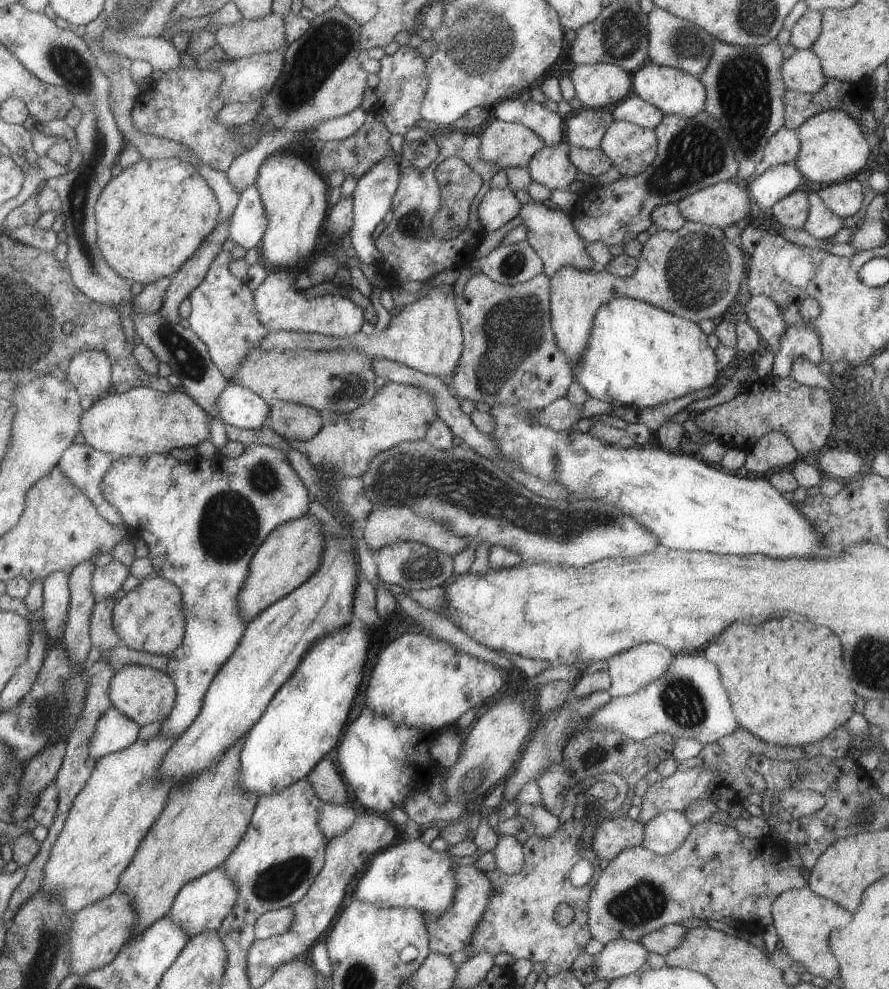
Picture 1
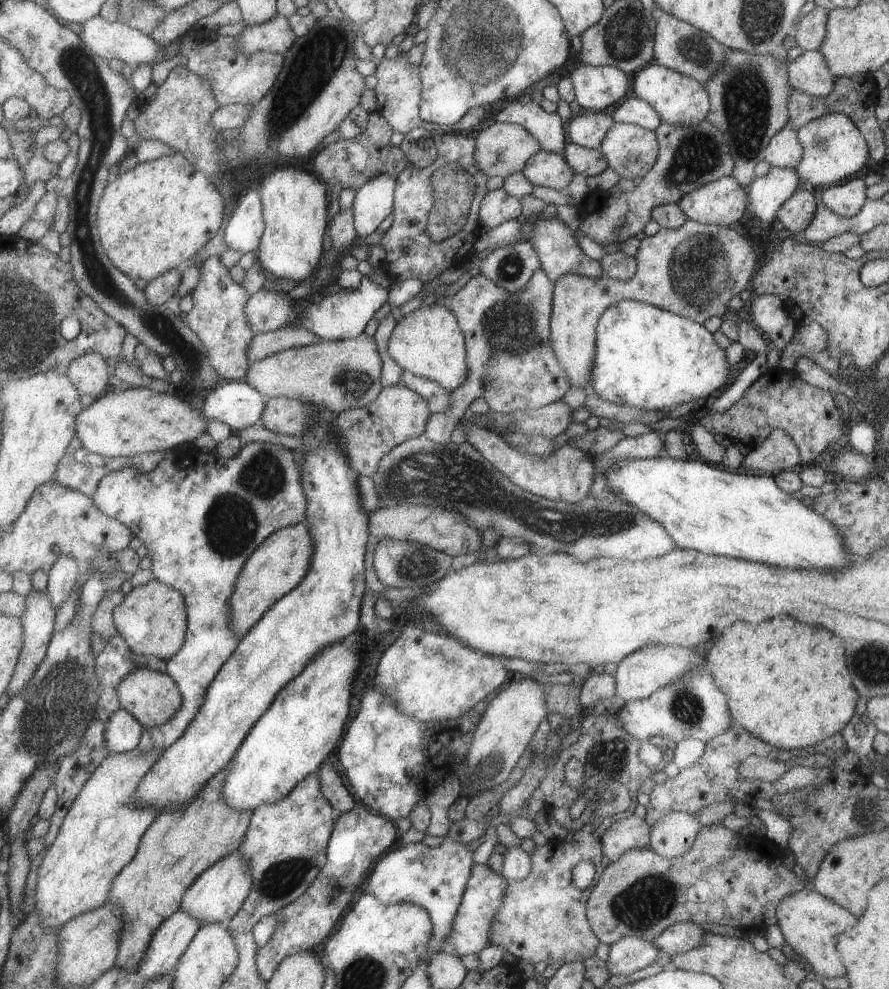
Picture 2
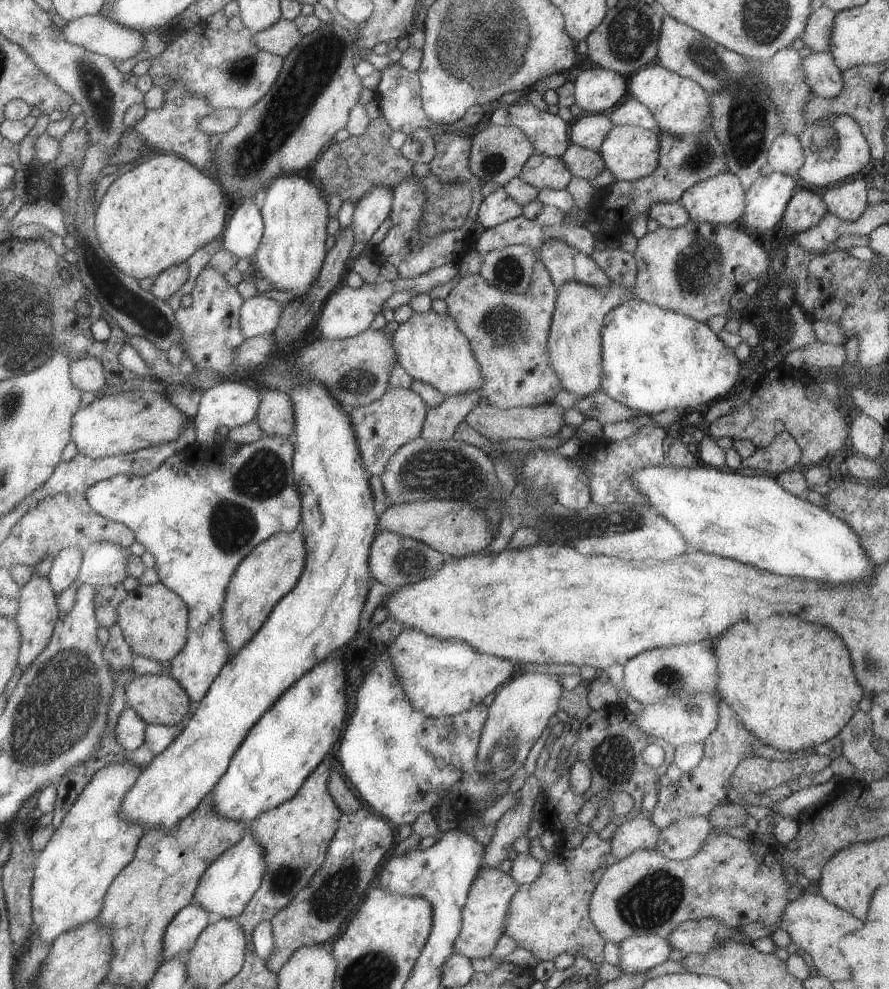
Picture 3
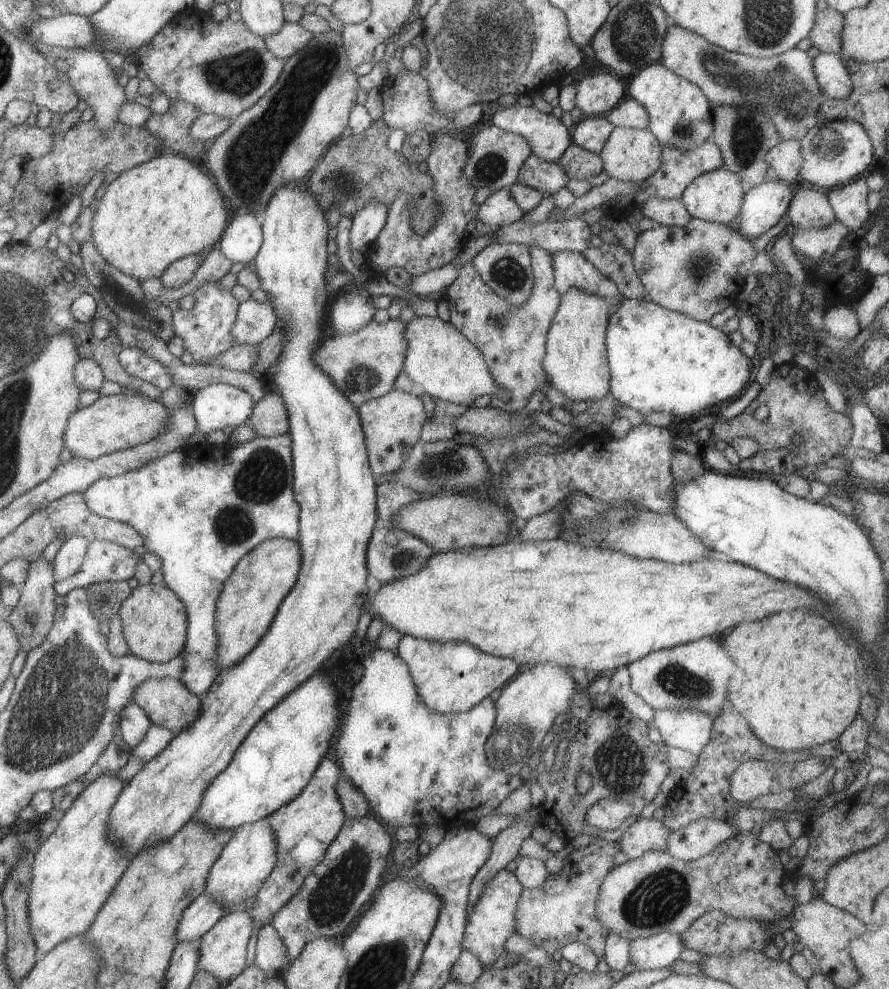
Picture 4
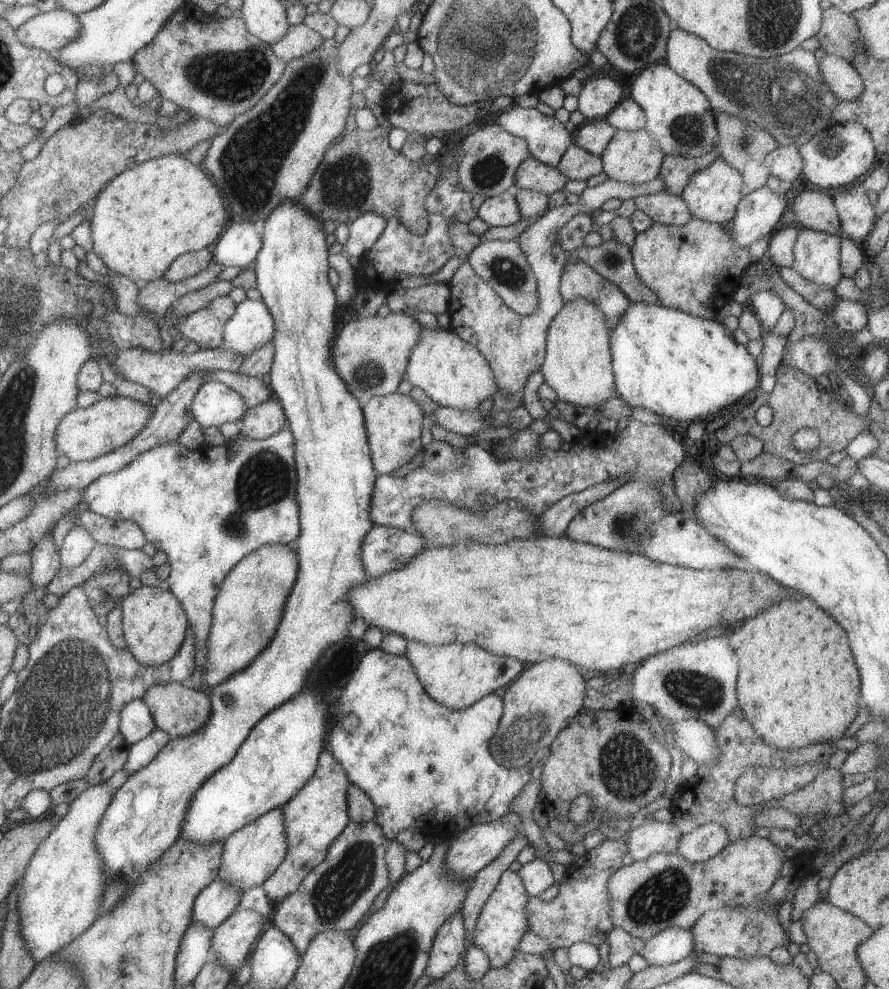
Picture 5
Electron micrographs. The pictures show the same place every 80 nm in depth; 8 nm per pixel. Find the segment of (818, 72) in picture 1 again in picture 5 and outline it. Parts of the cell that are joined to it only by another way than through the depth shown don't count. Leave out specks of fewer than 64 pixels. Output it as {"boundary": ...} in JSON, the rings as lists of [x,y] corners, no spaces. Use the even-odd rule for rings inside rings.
{"boundary":[[[825,55],[818,61],[823,84],[839,101],[851,102],[863,92],[863,80],[849,62],[835,55]]]}

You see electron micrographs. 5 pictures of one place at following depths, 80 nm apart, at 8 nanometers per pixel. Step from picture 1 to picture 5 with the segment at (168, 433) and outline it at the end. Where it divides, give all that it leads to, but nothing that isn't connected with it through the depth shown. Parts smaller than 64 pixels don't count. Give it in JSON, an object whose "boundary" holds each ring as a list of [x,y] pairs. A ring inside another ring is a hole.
{"boundary":[[[117,395],[112,398],[101,397],[92,406],[78,407],[61,416],[53,436],[55,452],[65,456],[69,462],[94,460],[129,443],[129,440],[145,426],[151,412],[154,412],[153,408],[137,400],[129,400]]]}

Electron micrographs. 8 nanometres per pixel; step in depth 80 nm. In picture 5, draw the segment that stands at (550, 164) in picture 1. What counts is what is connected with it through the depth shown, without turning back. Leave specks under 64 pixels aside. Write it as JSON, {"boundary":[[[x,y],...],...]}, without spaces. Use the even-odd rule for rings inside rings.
{"boundary":[[[528,155],[515,170],[513,189],[538,191],[553,194],[562,191],[567,179],[559,173],[557,166],[538,162]]]}

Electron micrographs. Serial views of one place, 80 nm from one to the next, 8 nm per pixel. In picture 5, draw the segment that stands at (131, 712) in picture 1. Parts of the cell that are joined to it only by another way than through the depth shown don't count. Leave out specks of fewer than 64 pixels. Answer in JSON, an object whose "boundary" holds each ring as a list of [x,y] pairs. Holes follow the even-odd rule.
{"boundary":[[[179,682],[149,686],[142,700],[153,718],[157,732],[163,732],[164,736],[169,738],[181,738],[195,733],[195,730],[199,730],[205,724],[205,720],[209,720],[211,716],[211,702],[206,691],[187,688]]]}

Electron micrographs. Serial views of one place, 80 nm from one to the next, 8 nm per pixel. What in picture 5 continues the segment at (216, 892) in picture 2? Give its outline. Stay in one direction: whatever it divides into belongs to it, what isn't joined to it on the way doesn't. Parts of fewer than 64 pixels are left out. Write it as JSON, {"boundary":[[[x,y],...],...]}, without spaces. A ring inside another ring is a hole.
{"boundary":[[[277,806],[265,812],[253,822],[229,834],[222,848],[221,864],[215,876],[216,880],[235,884],[243,891],[251,886],[261,885],[277,870],[287,854],[287,838],[285,838],[285,828],[283,828],[283,806]]]}

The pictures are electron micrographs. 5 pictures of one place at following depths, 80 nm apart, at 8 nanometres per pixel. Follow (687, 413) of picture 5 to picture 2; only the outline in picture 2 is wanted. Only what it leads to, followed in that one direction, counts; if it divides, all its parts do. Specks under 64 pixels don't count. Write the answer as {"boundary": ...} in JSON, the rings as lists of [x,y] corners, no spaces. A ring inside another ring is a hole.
{"boundary":[[[620,300],[599,315],[595,332],[588,384],[610,403],[658,411],[691,400],[707,404],[722,392],[729,366],[724,349],[691,319],[641,301]]]}

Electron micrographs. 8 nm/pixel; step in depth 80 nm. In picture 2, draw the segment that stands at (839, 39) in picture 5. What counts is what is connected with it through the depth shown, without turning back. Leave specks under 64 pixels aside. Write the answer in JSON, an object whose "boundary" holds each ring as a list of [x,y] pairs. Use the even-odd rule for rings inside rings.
{"boundary":[[[814,7],[798,20],[793,37],[796,46],[802,51],[817,51],[825,34],[825,21],[828,11],[821,7]]]}

